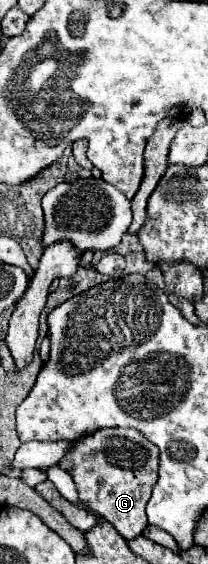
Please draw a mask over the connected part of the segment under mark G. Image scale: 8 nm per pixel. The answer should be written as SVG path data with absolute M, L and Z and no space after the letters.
M110 427L76 441L74 449L66 453L64 461L60 461L60 467L72 475L80 501L112 523L114 529L130 541L148 525L146 503L158 481L158 453L158 447L144 439L140 431Z

